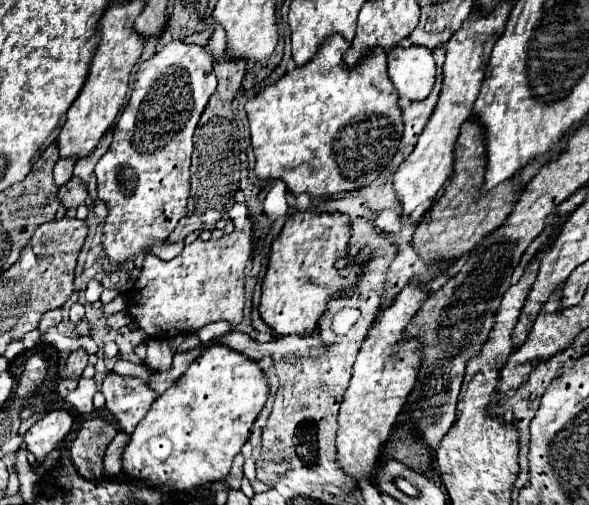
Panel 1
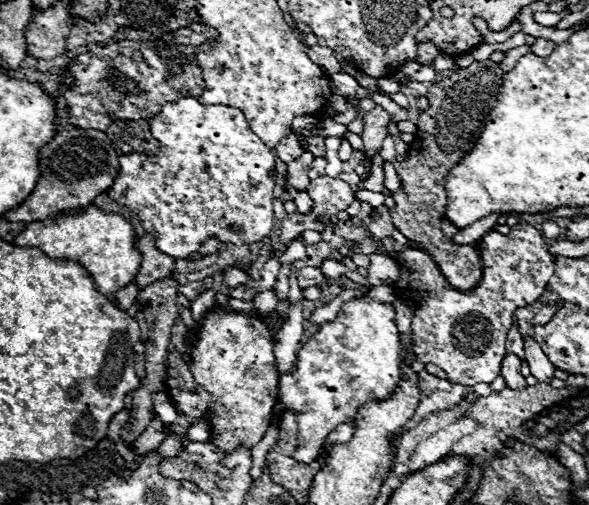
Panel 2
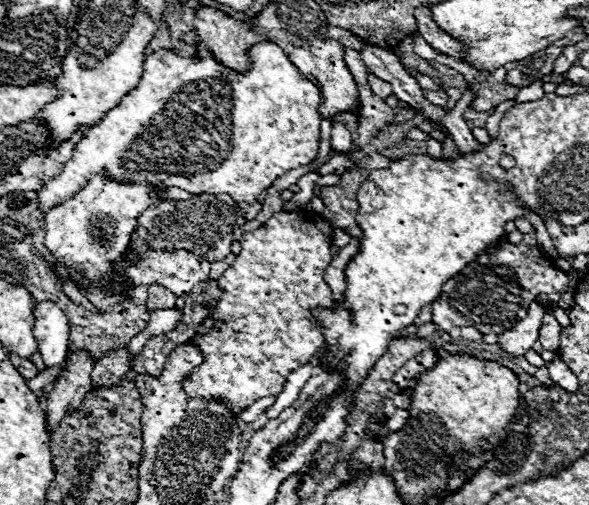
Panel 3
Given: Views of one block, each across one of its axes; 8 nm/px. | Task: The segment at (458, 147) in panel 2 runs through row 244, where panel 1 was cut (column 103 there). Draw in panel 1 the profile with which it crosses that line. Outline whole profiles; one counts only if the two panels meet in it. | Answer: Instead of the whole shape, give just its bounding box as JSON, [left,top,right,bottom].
[70,418,116,480]

